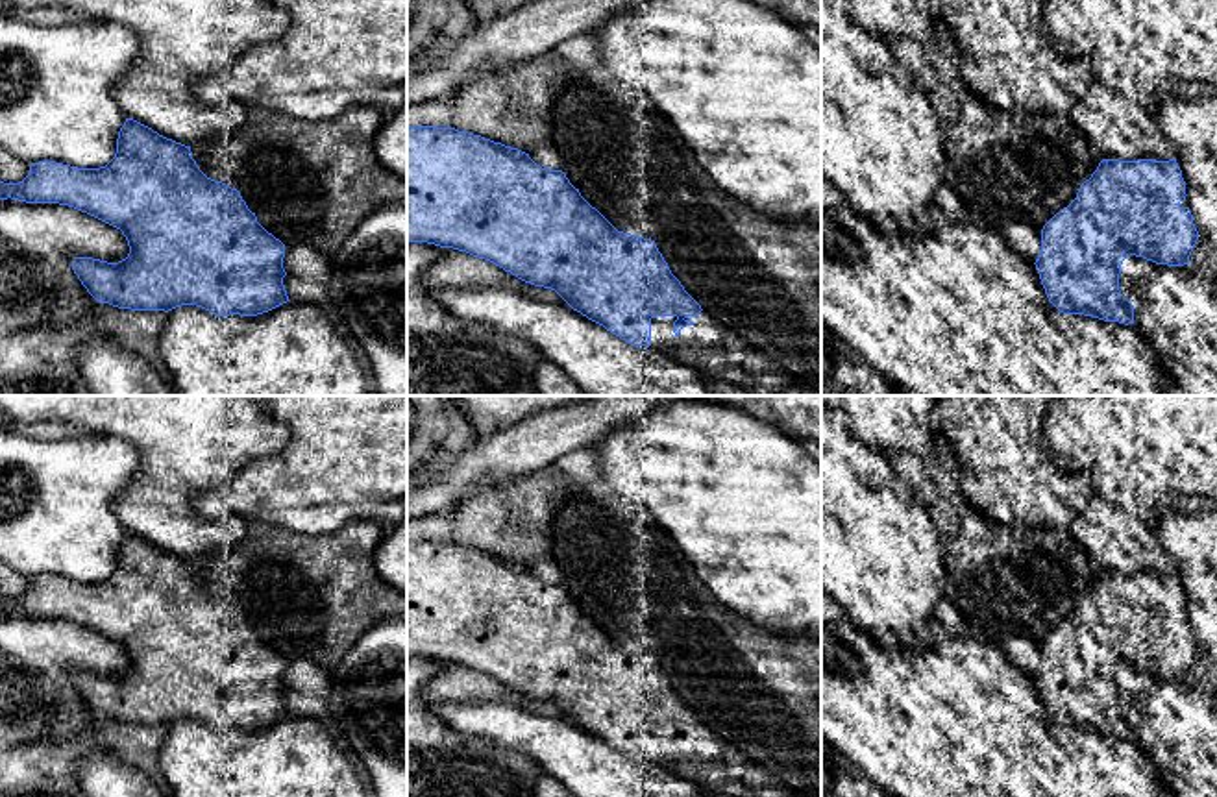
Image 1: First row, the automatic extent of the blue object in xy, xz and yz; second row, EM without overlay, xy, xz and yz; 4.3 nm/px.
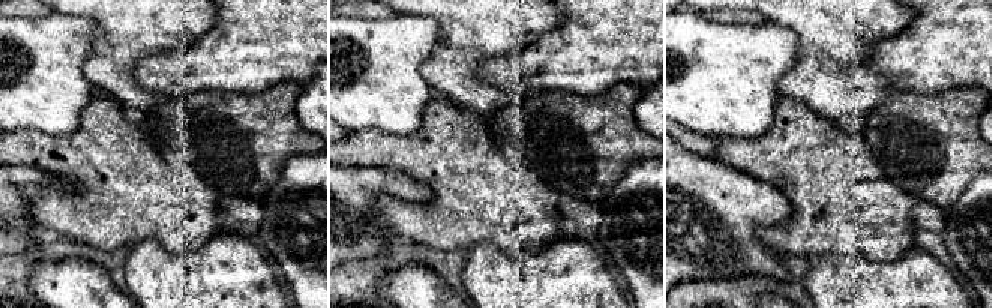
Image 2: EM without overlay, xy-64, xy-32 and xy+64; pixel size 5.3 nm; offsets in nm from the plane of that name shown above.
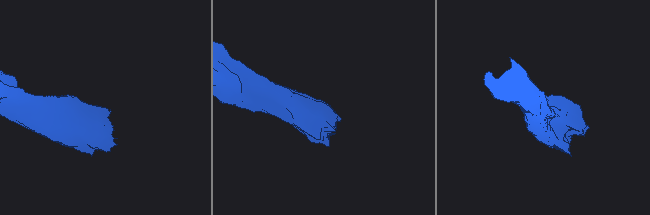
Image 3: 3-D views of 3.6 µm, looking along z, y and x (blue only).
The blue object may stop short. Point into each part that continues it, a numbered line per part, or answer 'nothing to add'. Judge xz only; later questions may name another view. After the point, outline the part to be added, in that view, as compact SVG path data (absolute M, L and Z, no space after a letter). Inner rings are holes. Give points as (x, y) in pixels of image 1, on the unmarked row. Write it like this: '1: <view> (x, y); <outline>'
1: xz (707, 760); M708 727L684 732L692 738L679 751L673 747L675 734L651 732L651 764L725 797L801 797Z

